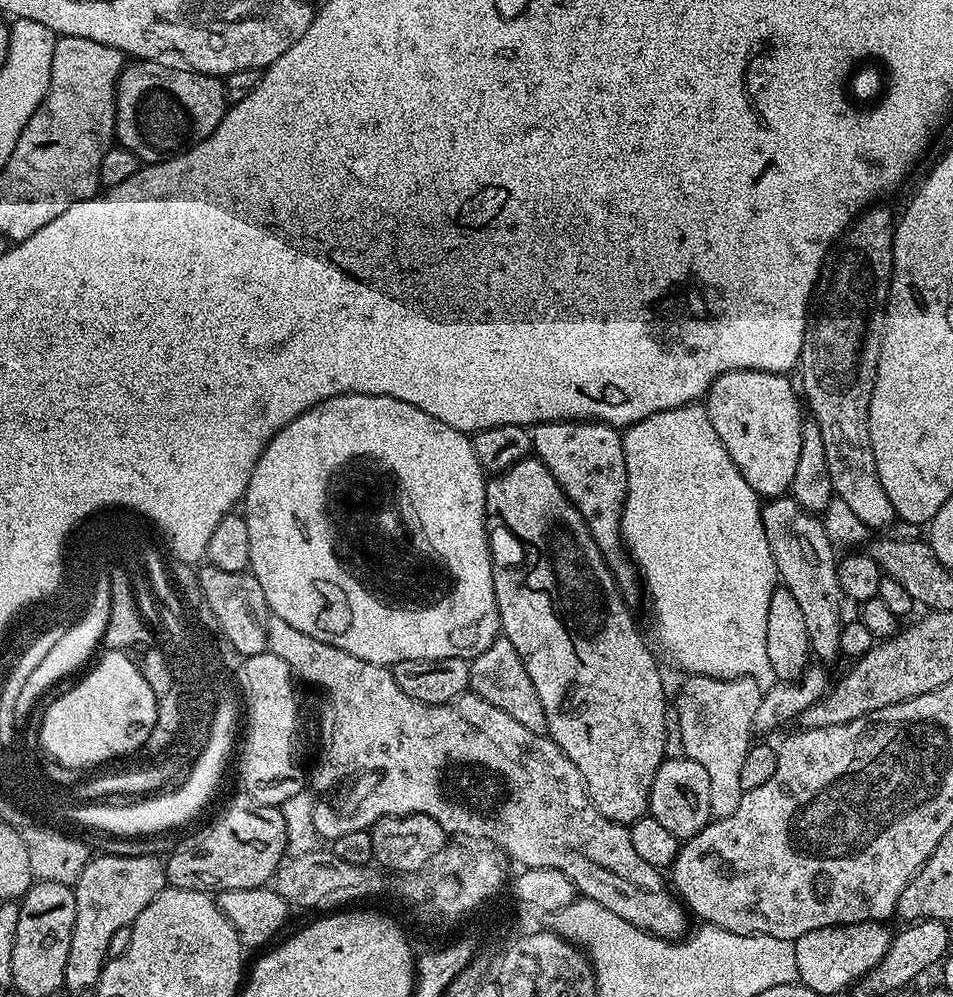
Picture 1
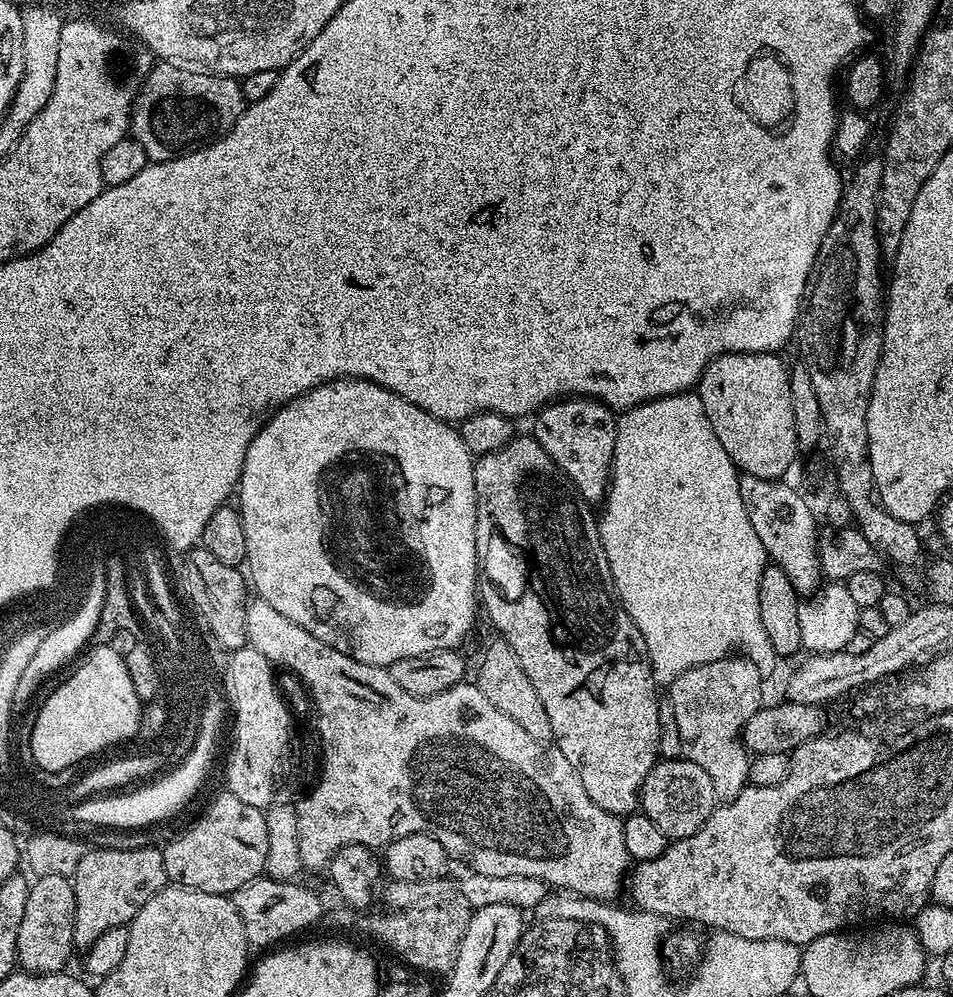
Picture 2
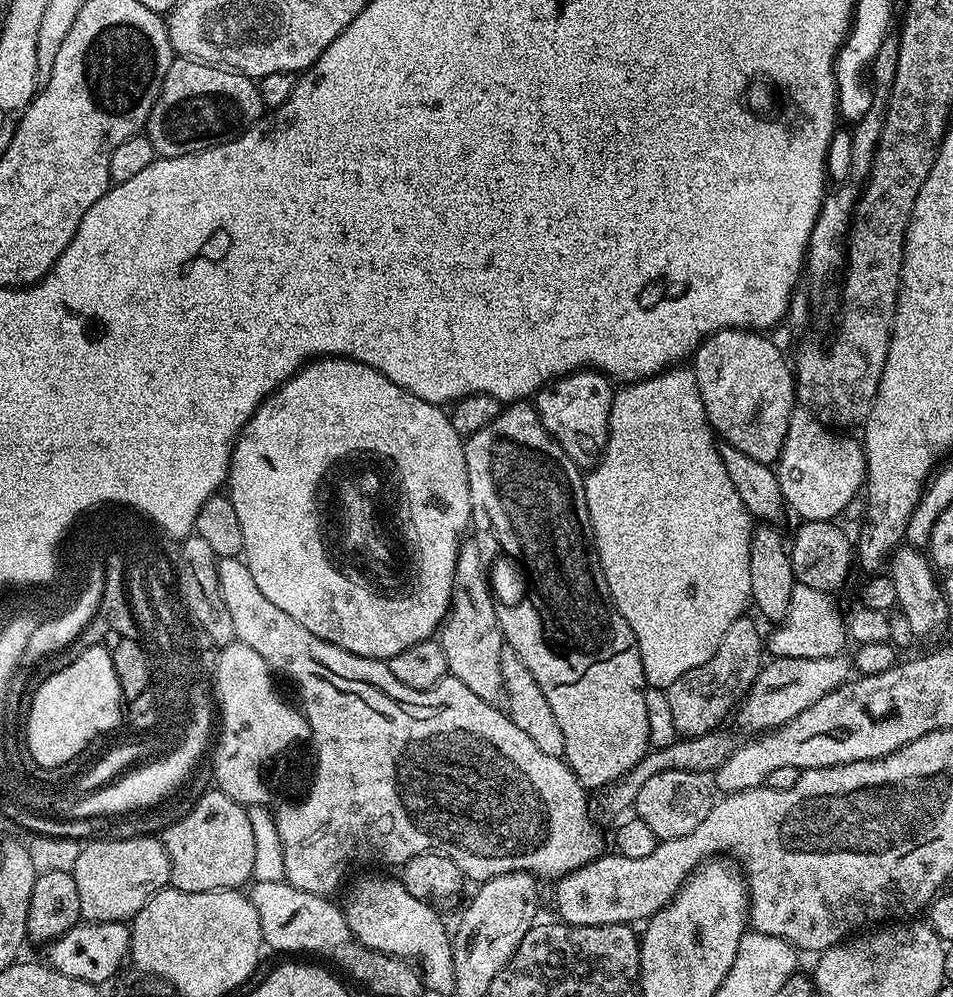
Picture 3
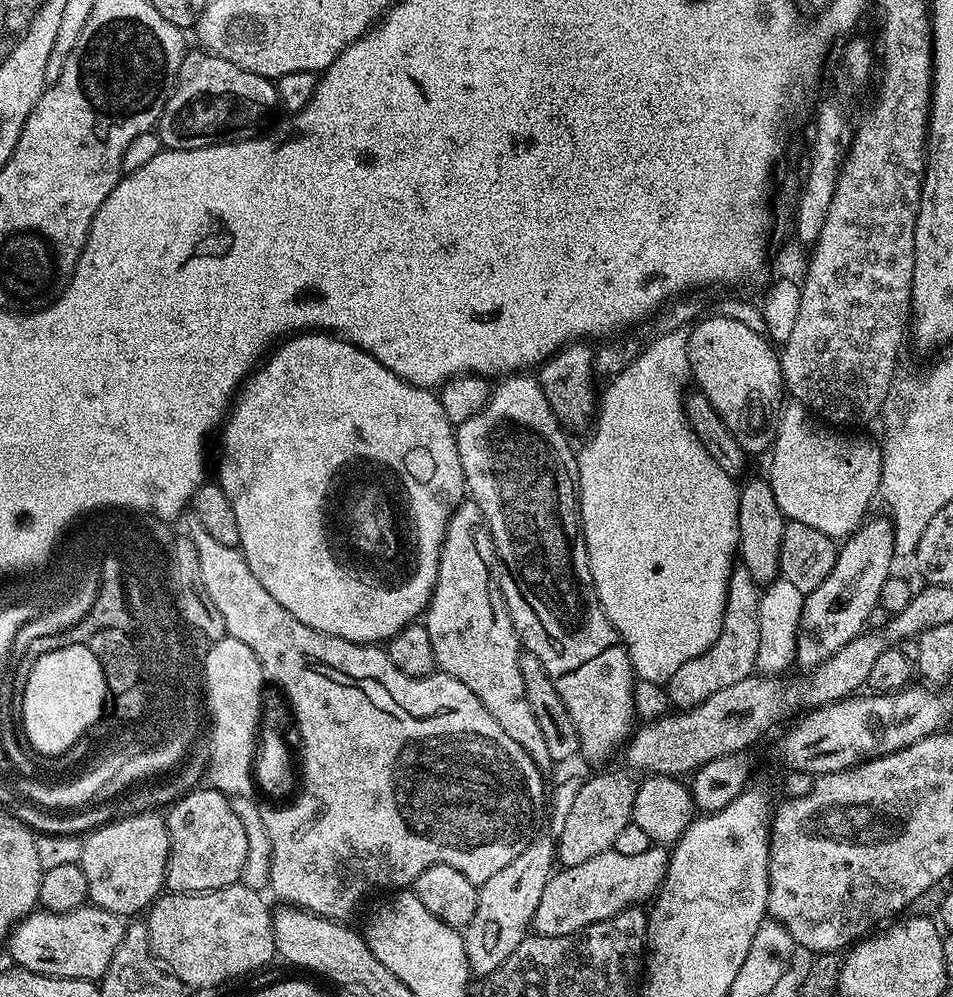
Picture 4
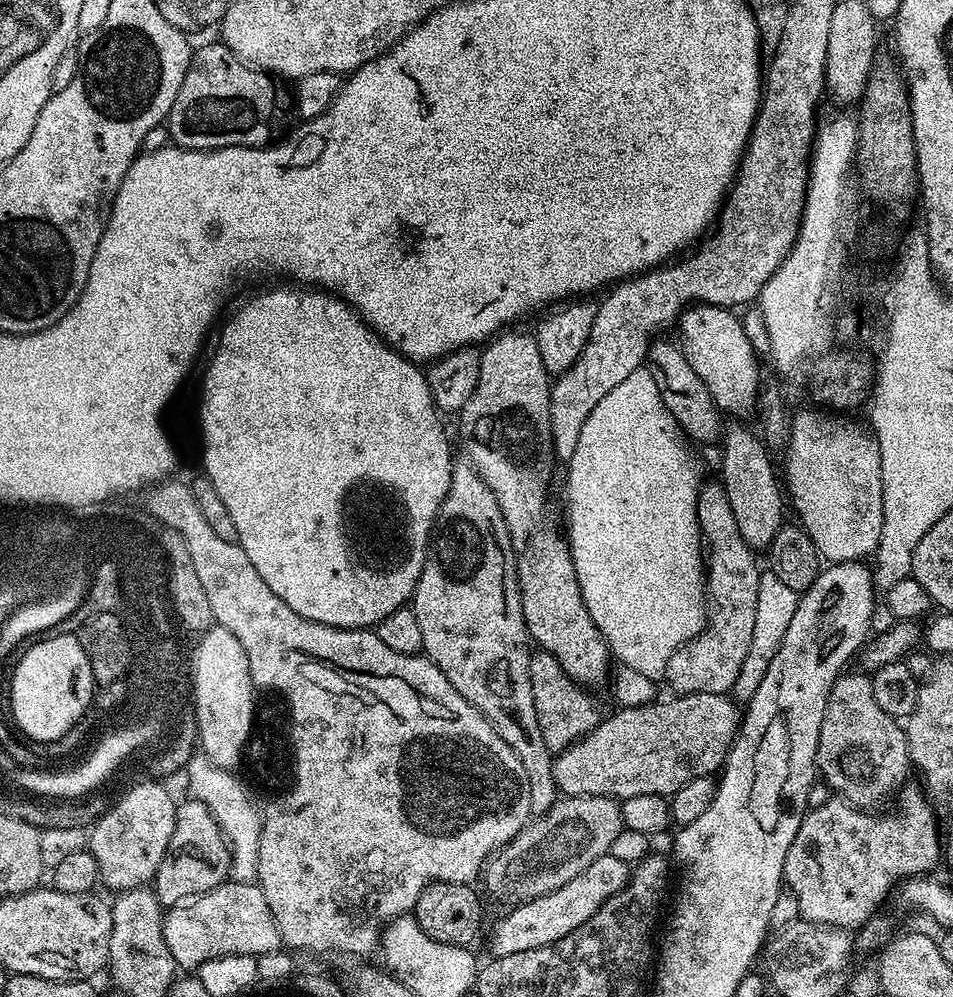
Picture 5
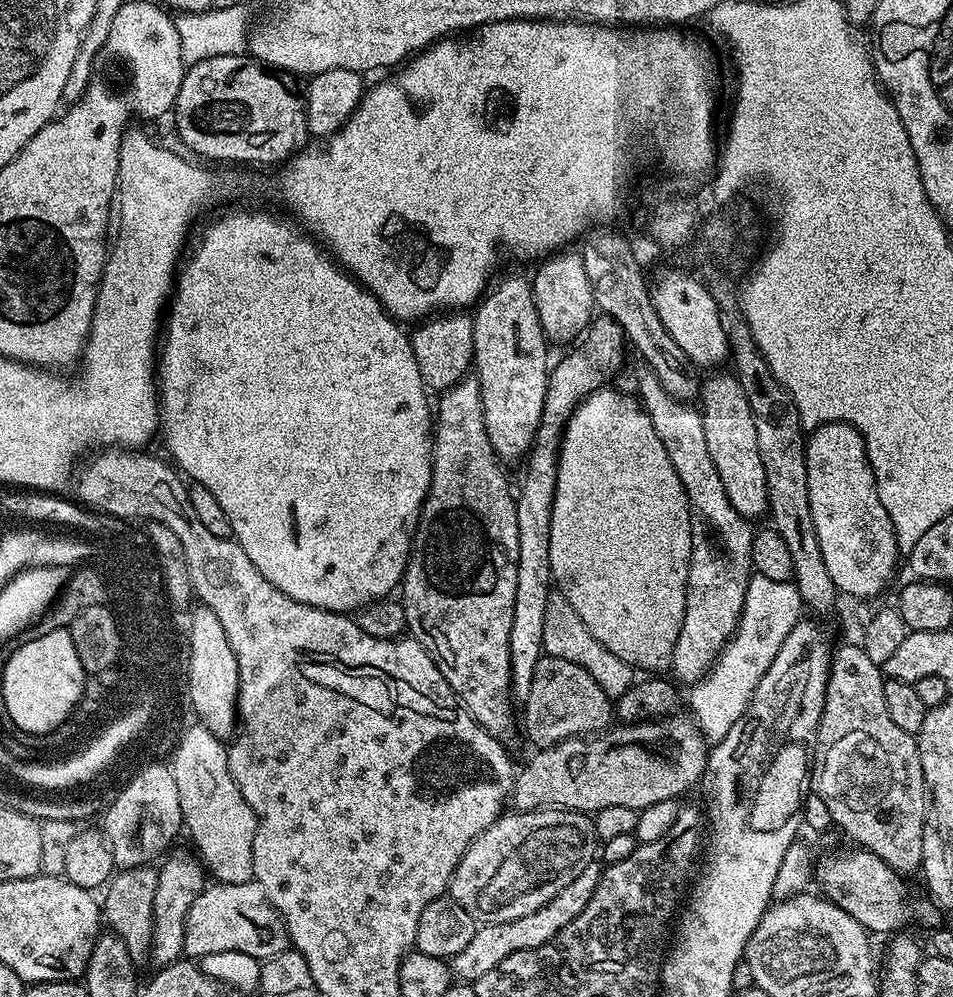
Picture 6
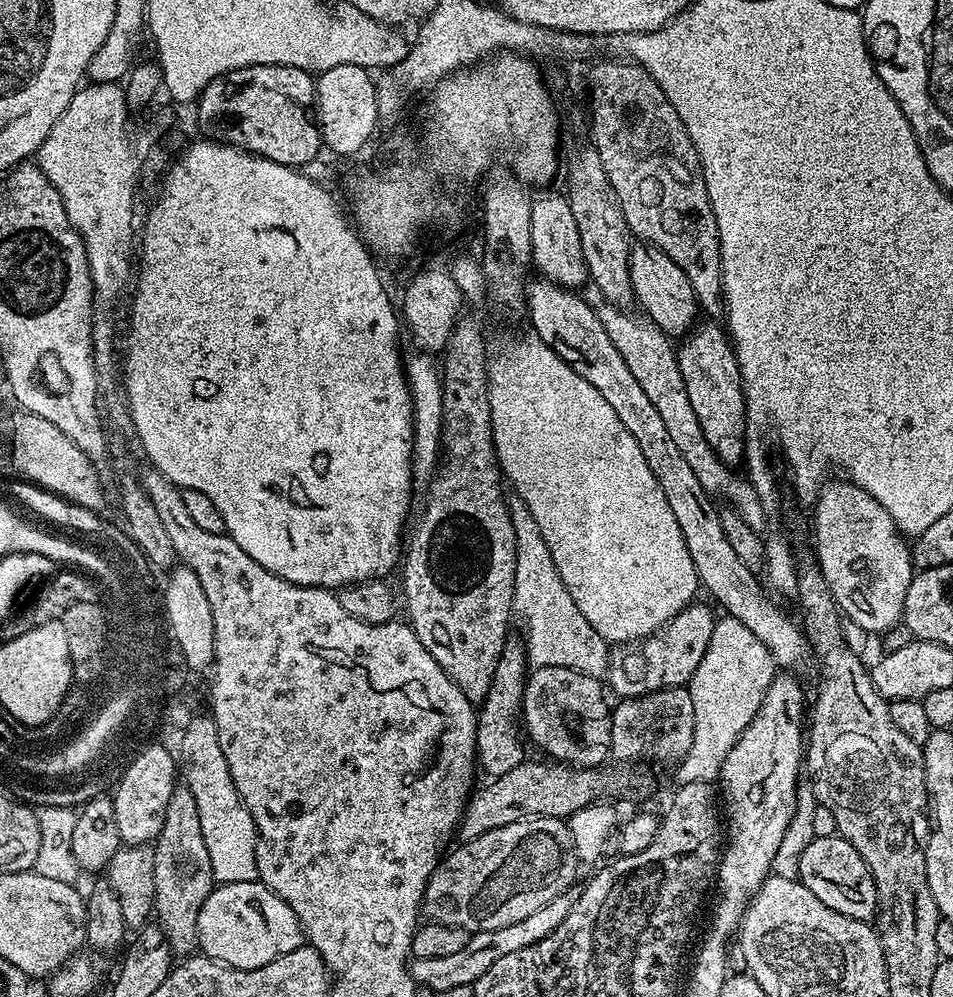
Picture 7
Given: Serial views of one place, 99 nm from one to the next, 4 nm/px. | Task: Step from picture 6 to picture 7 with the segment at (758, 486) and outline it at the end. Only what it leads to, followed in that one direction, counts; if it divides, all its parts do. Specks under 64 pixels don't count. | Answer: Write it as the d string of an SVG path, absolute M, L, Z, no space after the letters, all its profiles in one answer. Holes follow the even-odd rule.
M716 322L699 323L692 331L679 341L676 348L678 370L682 374L682 382L686 382L686 394L690 398L690 407L698 417L698 426L706 434L706 442L720 456L720 461L729 466L736 466L745 459L744 435L746 434L746 402L744 387L740 381L740 371L736 361L736 351L732 349L730 337L723 327Z

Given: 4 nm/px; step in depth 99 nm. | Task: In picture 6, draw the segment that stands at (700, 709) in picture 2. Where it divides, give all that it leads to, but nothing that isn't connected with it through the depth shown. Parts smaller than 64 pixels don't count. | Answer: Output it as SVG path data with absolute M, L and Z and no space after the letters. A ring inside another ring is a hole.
M650 370L640 376L638 399L644 406L658 438L666 446L666 454L678 474L688 496L688 507L697 517L708 523L710 531L720 543L720 552L708 536L697 535L692 541L692 557L688 567L686 582L686 602L684 619L680 621L680 633L672 651L670 669L685 686L697 684L707 676L728 639L736 632L743 614L744 595L752 567L753 525L734 506L726 496L726 486L718 478L714 458L706 447L706 430L702 430L702 418L691 403L674 398L666 386Z

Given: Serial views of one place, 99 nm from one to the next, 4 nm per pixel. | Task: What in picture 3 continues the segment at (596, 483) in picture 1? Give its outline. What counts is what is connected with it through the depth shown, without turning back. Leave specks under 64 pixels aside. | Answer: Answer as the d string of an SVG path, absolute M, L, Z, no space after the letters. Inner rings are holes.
M595 370L571 372L551 384L544 385L534 397L540 425L566 450L566 454L582 470L596 467L608 441L608 415L612 405L614 384L604 373Z

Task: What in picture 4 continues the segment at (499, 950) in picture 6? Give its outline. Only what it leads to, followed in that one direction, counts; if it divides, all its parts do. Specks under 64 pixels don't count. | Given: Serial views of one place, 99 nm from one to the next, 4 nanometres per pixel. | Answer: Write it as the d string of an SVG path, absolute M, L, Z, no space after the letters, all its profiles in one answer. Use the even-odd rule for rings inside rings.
M664 846L648 848L646 854L618 854L609 850L582 862L582 866L553 871L546 890L542 890L538 910L534 910L531 931L546 938L562 938L616 916L622 910L643 905L644 899L647 901L660 891L660 883L668 872L669 855L669 849Z

